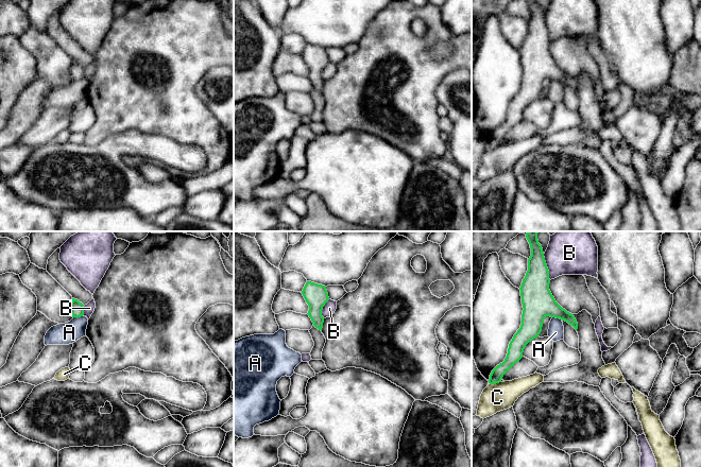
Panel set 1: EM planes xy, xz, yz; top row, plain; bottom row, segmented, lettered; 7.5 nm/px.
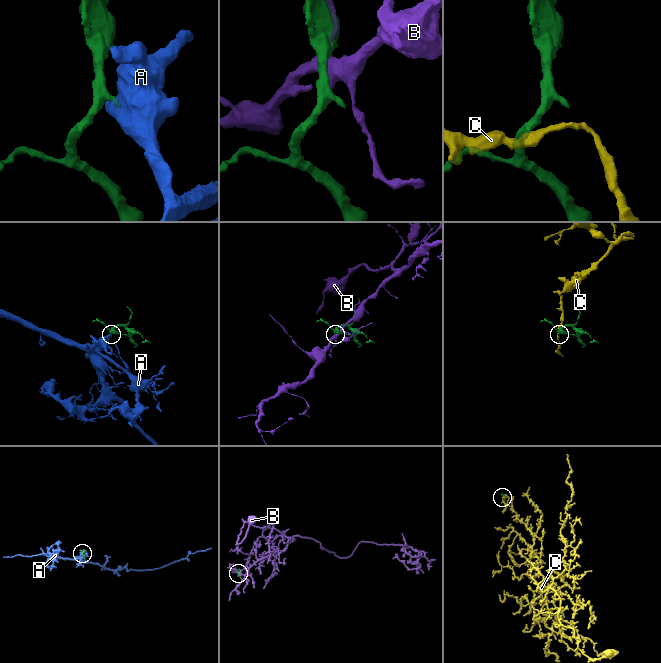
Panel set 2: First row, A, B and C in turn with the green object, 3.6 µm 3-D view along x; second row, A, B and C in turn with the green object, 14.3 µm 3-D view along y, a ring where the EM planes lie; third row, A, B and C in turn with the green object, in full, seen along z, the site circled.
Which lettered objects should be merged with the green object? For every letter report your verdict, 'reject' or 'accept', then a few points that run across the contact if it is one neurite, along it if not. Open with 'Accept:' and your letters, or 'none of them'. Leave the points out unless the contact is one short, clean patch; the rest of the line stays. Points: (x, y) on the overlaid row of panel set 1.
Accept: none of them
A: reject; line xy (83, 314), (73, 317)
B: reject
C: reject; line yz (500, 381), (489, 383)

